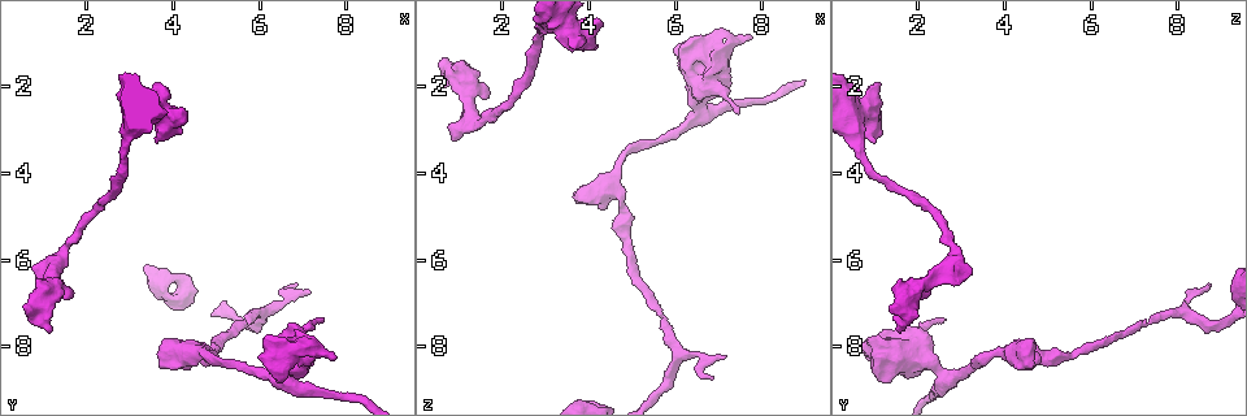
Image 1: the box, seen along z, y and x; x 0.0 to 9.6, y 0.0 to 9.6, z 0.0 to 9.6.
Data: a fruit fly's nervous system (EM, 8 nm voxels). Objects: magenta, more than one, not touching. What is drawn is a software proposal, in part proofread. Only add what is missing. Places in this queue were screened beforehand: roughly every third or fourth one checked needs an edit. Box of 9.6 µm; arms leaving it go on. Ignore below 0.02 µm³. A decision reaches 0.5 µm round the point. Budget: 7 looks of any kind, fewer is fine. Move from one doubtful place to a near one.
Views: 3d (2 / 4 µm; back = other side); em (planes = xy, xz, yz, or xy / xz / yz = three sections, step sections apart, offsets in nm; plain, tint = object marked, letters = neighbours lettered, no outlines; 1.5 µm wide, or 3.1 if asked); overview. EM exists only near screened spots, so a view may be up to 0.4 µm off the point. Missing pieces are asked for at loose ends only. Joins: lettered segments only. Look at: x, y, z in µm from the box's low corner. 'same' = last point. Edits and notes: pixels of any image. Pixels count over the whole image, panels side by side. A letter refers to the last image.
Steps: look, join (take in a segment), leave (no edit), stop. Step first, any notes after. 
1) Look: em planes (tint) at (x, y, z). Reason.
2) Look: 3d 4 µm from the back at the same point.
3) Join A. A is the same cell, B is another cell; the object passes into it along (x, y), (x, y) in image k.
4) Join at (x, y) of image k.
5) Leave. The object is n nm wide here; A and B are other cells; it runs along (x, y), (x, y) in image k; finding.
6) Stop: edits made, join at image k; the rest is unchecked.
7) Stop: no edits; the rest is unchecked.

Look: 3d 4 µm at (0.85, 6.30, 3.20). Branch stops here.

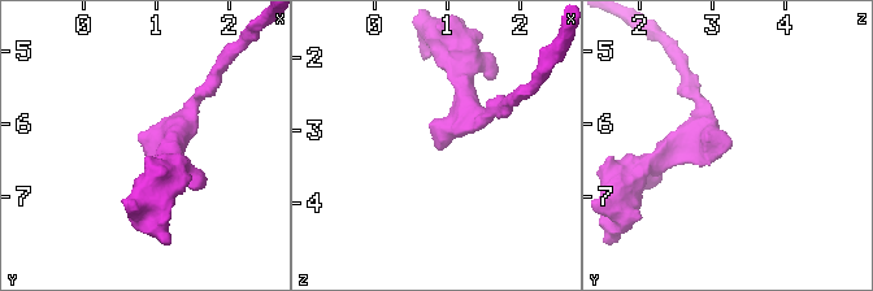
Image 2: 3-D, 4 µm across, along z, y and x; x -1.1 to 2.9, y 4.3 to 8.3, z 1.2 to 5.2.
Look: em planes (letters) at (0.80, 6.30, 3.25). Shape alone is not enough.

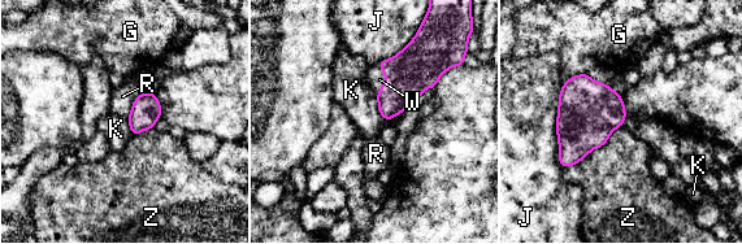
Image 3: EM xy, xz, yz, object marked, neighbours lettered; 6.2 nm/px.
Join W. W is the same cell, G, J, K, R and Z are other cells; it goes on there.

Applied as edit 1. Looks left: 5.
Look: 3d 2 µm at (7.50, 7.30, 2.65).

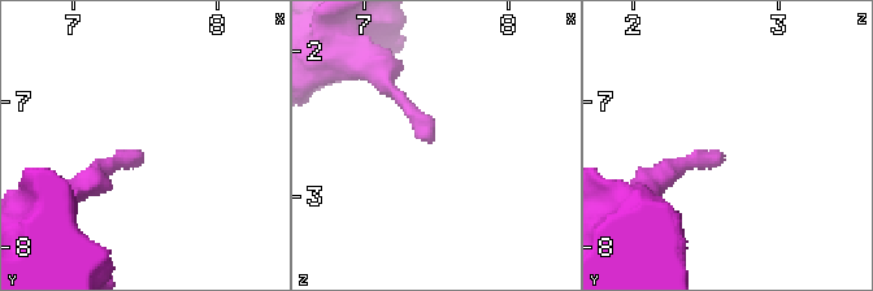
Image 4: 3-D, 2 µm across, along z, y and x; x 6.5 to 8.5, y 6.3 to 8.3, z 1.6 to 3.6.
Look: em planes (letters) at (7.46, 7.38, 2.60).

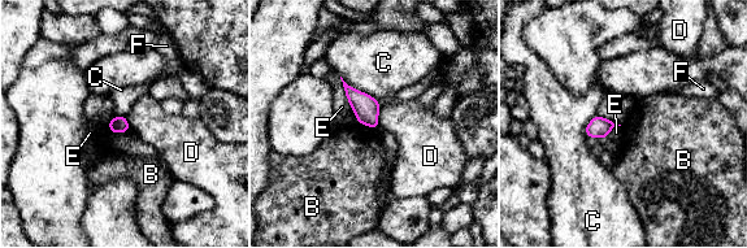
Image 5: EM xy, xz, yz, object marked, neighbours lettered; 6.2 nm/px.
Leave. B, C, D, E and F are other cells; a border runs along (381, 107), (376, 127) in image 5; none of them fits.

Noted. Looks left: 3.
Look: em yz step 4 (letters) at (7.70, 8.30, 0.85). Free end.

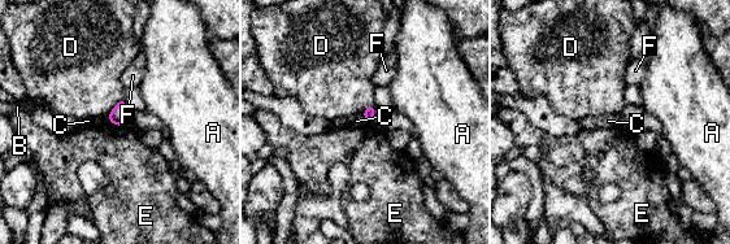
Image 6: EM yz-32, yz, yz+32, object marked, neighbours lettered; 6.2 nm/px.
Look: em planes (letters) at the same point. Another direction.

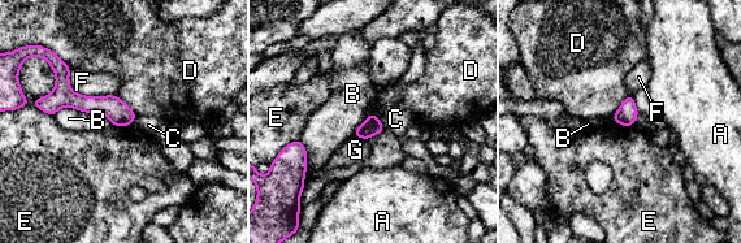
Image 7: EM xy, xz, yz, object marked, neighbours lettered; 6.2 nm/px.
Leave. A, B, C, D, E, F and G are other cells; none of them fits.

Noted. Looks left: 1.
Stop: edits made, join at image 3; the rest is unchecked.

